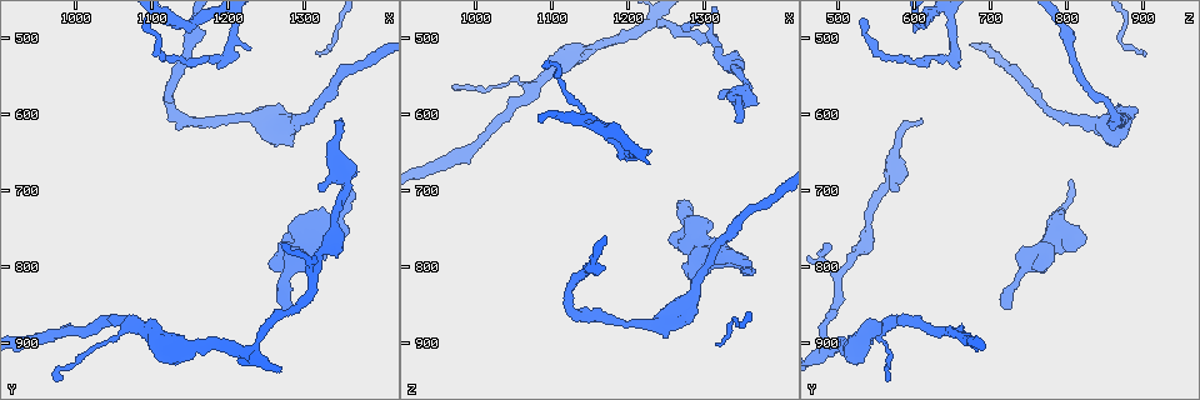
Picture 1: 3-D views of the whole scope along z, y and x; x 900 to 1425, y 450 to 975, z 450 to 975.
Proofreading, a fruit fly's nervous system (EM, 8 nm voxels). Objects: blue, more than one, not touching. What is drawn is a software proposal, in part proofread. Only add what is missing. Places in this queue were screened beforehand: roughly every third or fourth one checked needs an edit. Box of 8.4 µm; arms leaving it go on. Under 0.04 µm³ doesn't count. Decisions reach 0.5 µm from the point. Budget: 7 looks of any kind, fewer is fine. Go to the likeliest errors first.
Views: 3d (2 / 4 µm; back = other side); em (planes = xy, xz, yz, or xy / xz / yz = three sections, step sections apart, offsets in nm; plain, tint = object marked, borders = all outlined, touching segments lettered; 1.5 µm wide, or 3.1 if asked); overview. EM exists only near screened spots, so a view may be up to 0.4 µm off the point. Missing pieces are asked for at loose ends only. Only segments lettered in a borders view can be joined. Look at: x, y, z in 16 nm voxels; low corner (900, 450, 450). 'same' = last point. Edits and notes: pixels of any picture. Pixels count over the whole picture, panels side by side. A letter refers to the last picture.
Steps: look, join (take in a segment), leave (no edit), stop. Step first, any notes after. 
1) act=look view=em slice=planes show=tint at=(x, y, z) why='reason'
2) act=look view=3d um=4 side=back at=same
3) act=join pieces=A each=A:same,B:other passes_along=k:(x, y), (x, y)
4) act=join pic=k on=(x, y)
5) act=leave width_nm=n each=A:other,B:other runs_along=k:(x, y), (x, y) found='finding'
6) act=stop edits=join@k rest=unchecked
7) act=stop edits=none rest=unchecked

act=look view=em slice=planes show=borders at=(1350, 610, 610) why='tapers out'

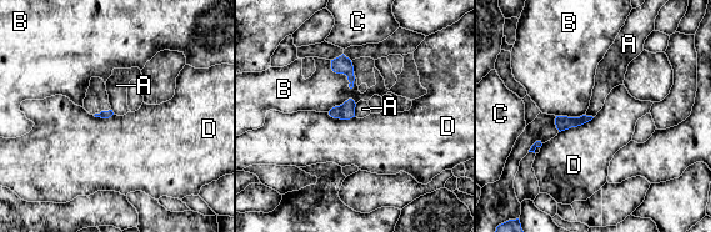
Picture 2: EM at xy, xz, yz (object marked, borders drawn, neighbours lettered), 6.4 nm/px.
act=leave each=A:other,B:other,C:other,D:other border=2:(356, 104), (354, 116) found='none of them fits'

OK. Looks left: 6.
act=look view=3d um=4 at=(1280, 855, 720) why='branch stops here'

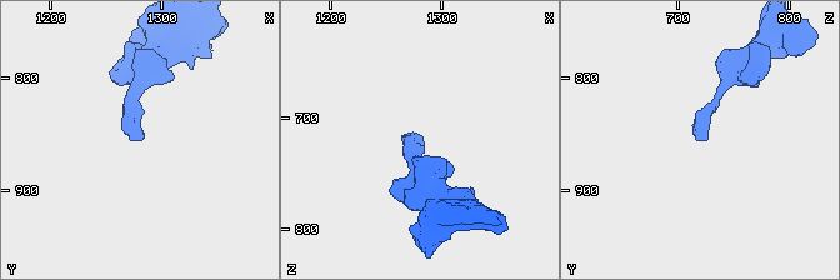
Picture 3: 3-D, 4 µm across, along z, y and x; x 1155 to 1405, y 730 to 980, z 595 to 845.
act=look view=em slice=yz step=8 show=tint at=(1278, 858, 726)

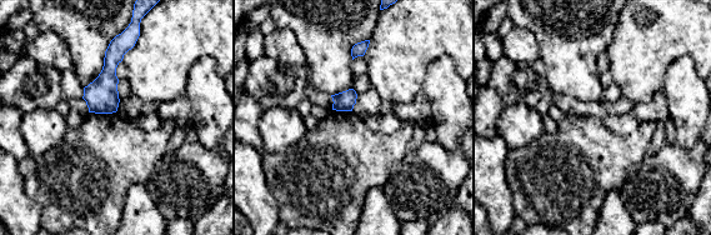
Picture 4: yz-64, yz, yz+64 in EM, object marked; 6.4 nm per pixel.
act=look view=em slice=planes show=borders at=same

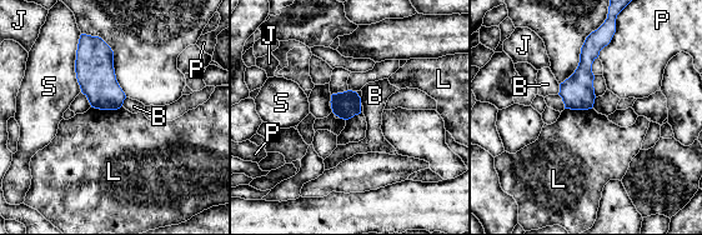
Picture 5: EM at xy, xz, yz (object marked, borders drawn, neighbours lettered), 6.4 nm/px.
act=leave longest_contact=S:380nm each=B:other,J:other,L:other,P:other,S:other border=5:(121, 105), (116, 109), (91, 108) found='none of them fits'

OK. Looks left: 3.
act=look view=em slice=planes show=borders at=(1350, 690, 805) why='branch stops here'

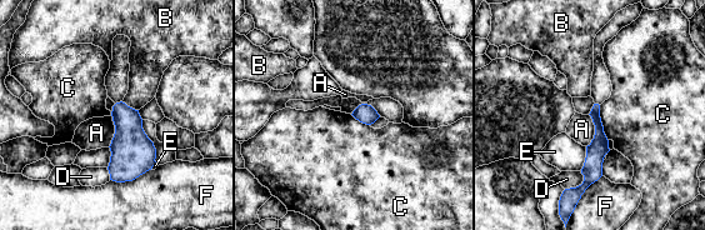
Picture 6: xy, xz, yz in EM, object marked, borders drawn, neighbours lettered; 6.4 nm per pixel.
act=leave each=A:other,B:other,C:other,D:other,E:other,F:other runs_along=6:(596, 108), (599, 148), (583, 186) found='none of them fits'

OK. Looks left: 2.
act=stop edits=none rest=unchecked

